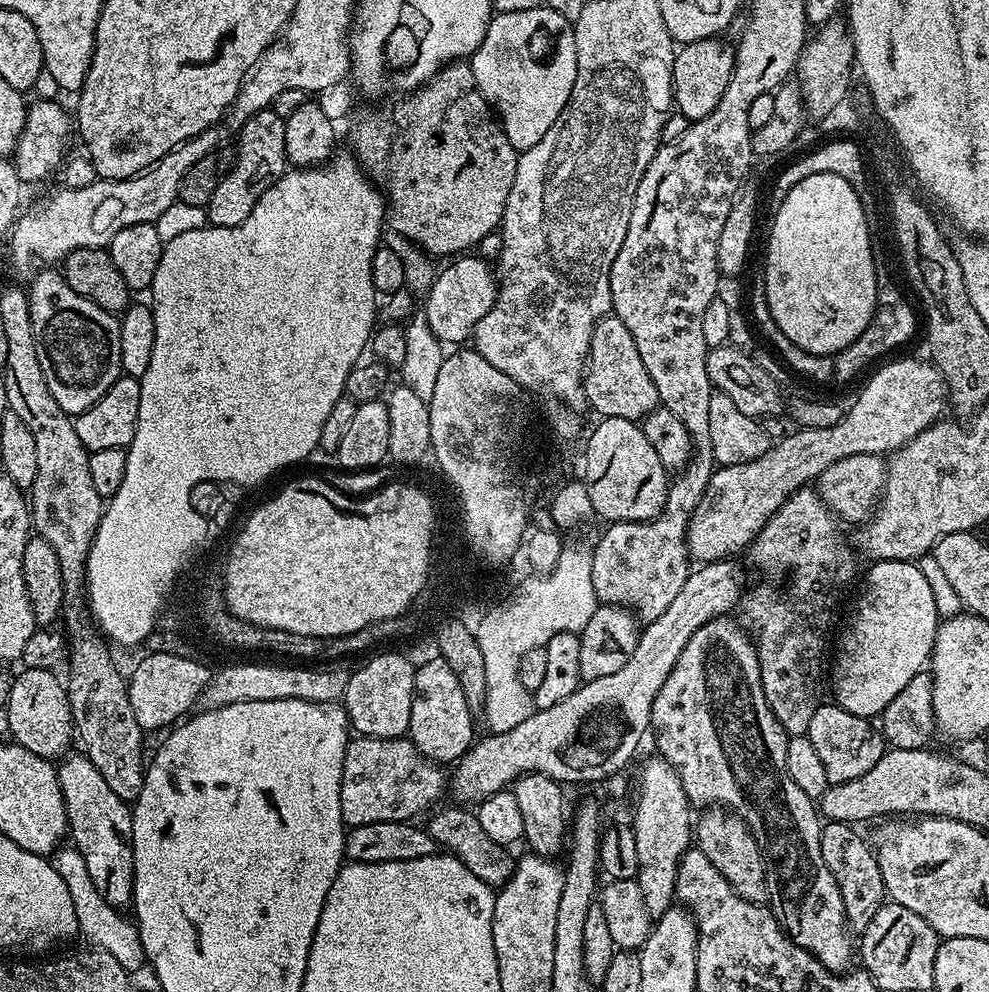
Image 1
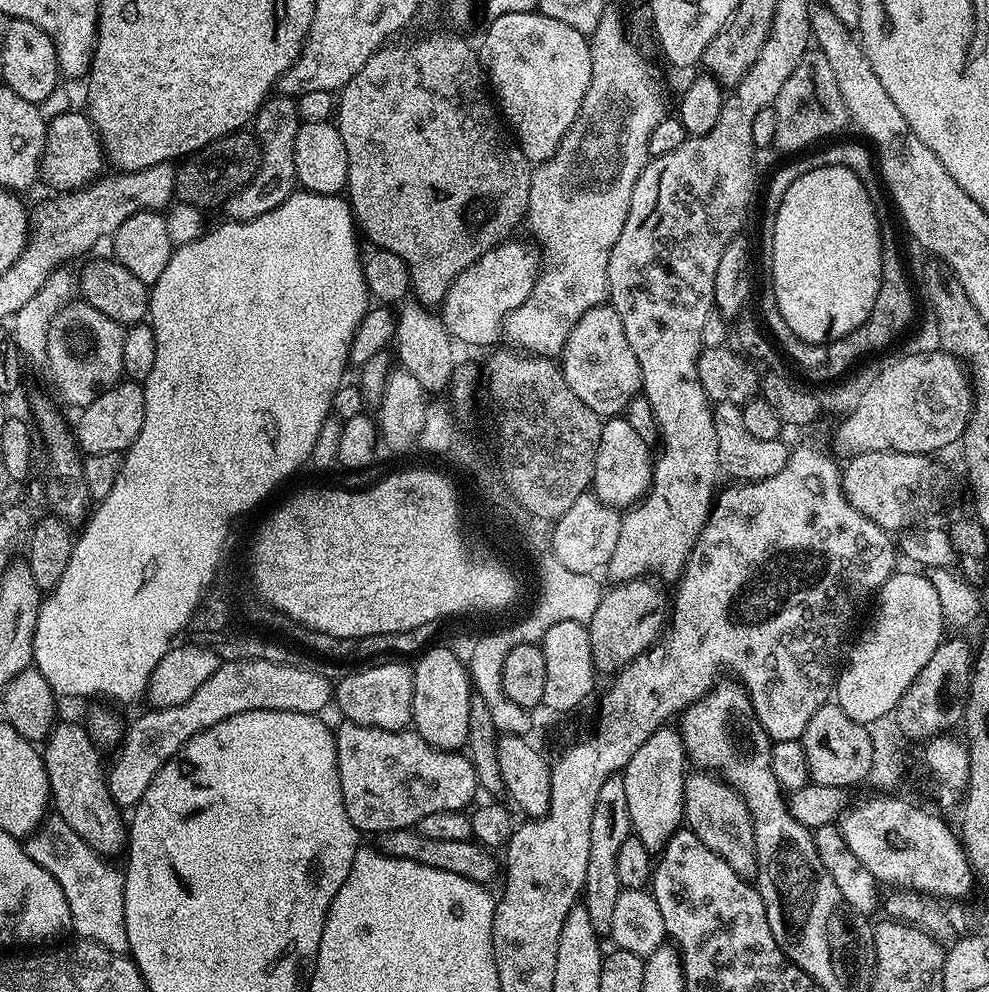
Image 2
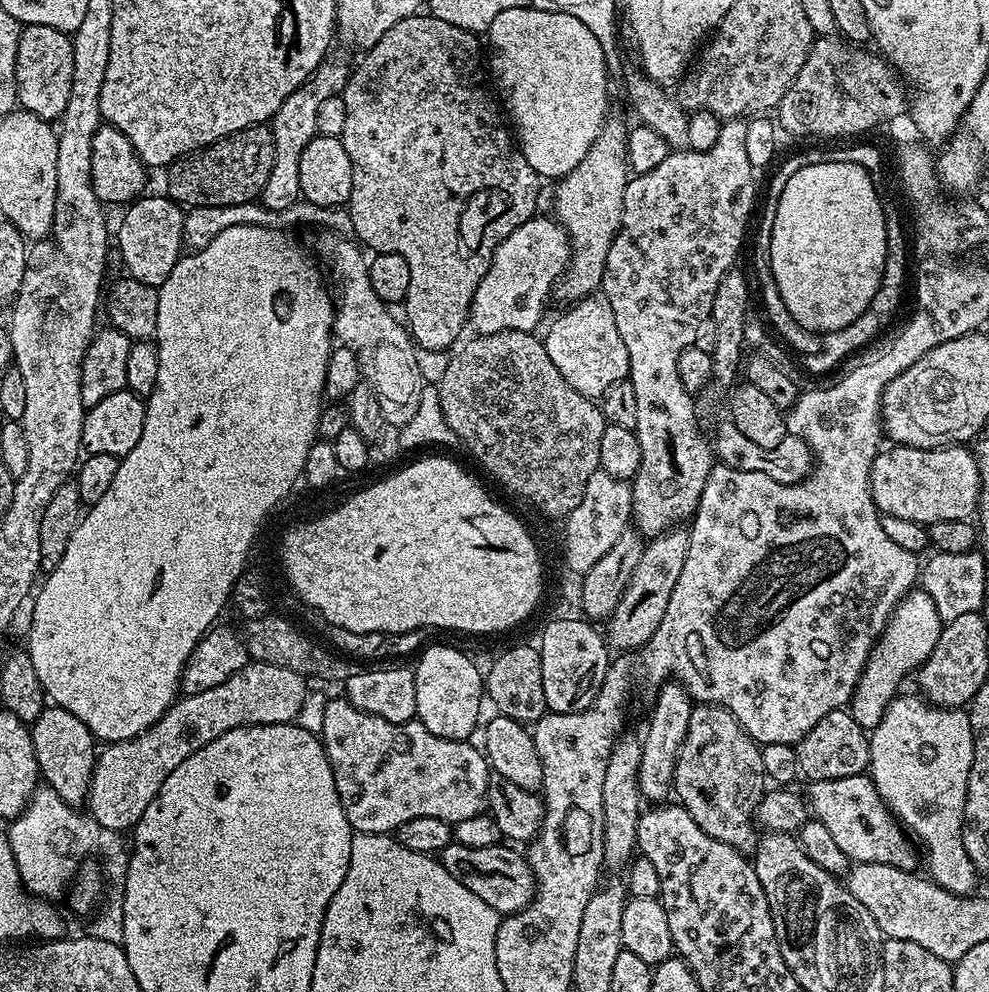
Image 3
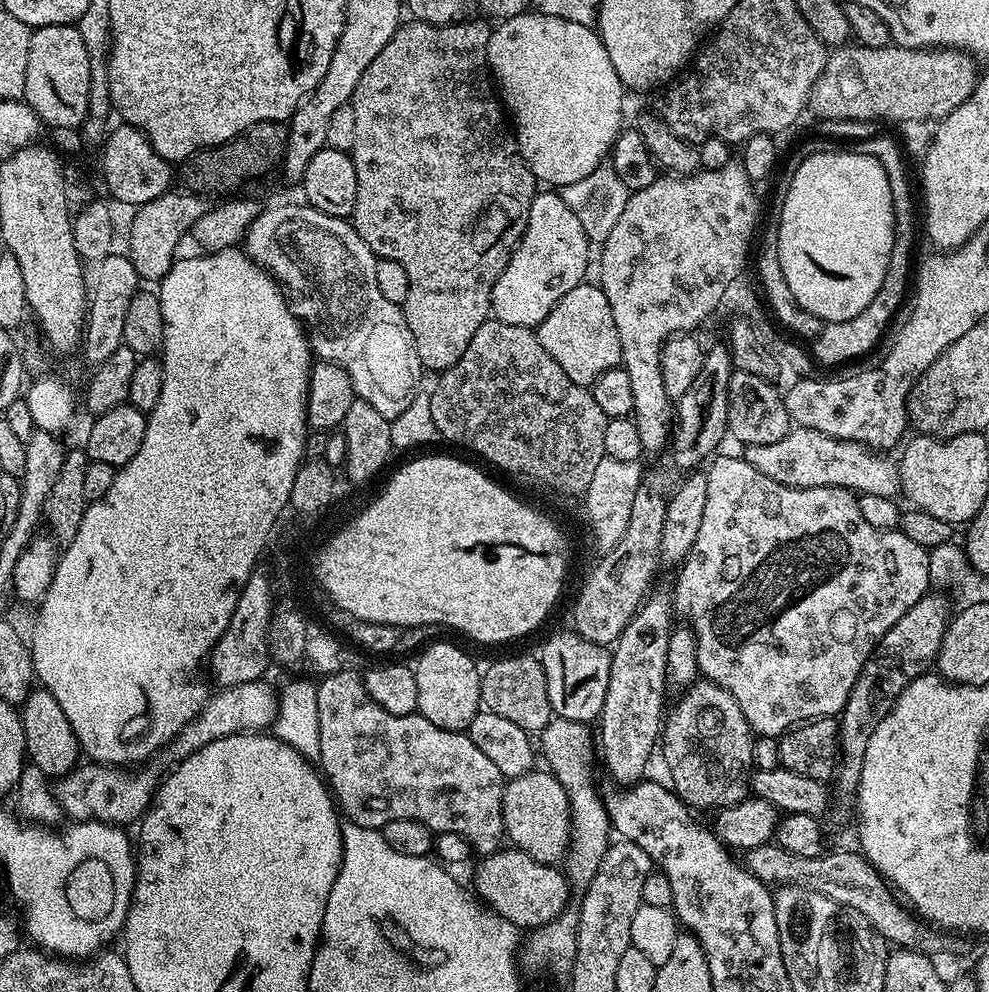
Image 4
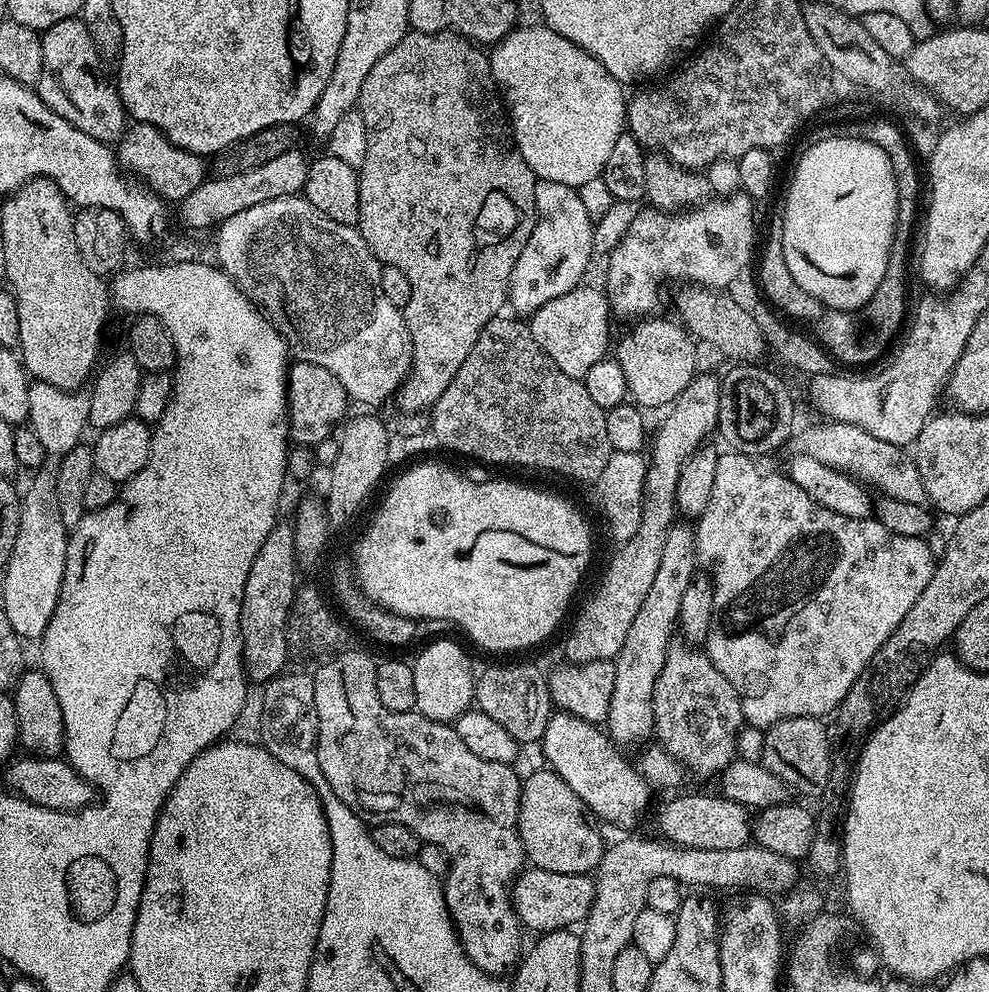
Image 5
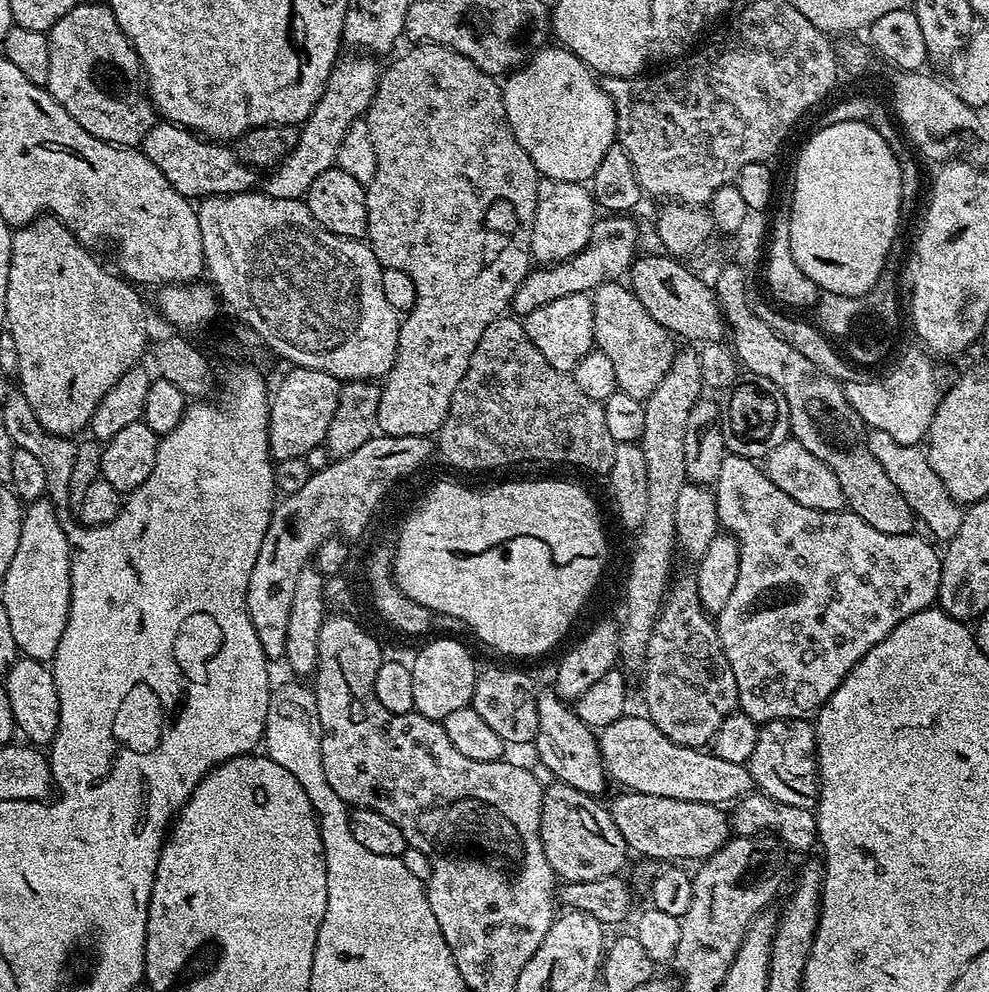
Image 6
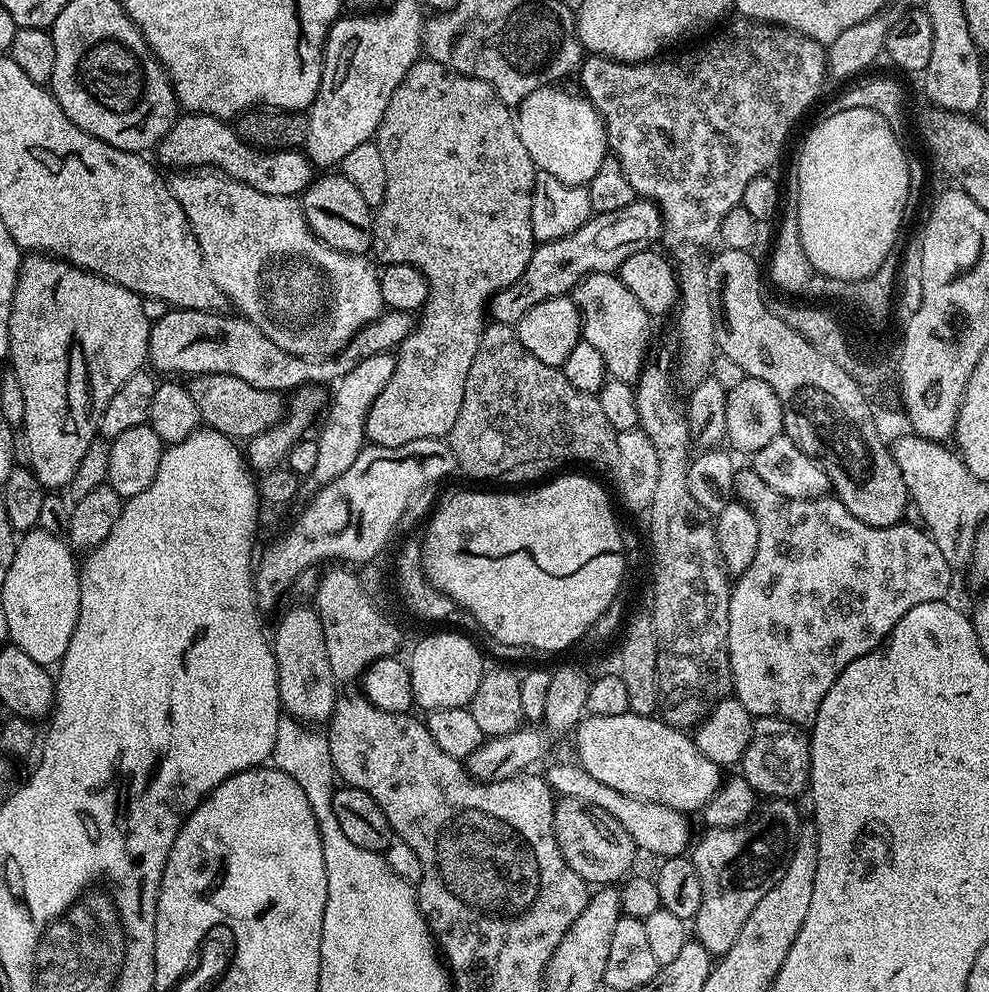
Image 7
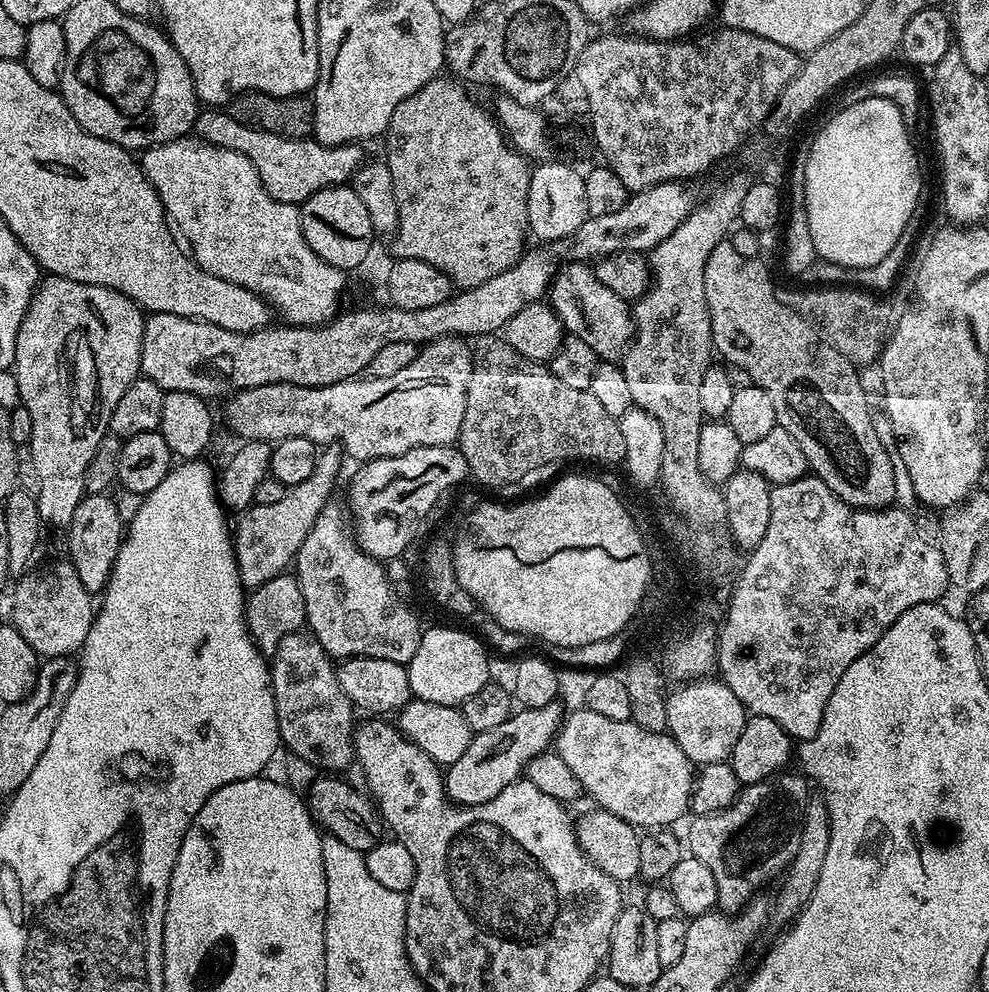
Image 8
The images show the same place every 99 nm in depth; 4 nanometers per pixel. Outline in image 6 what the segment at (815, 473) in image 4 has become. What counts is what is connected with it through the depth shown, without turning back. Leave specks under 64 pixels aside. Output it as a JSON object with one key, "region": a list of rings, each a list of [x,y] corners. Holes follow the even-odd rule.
{"region":[[[875,430],[869,431],[866,439],[868,449],[872,451],[874,458],[878,458],[878,462],[882,462],[882,470],[886,470],[890,482],[894,482],[898,490],[902,490],[913,512],[927,521],[937,535],[938,541],[952,540],[958,534],[958,528],[962,526],[965,509],[946,490],[946,486],[942,486],[942,478],[934,474],[925,449],[915,444],[903,444],[890,438],[890,434]]]}

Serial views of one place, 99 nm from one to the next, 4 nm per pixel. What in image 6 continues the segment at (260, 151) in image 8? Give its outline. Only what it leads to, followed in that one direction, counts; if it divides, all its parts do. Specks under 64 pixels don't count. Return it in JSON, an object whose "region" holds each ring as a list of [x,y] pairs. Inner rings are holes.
{"region":[[[155,124],[146,134],[142,151],[150,162],[154,162],[154,166],[158,166],[158,170],[162,170],[162,174],[166,174],[166,182],[170,182],[178,194],[189,198],[233,196],[253,191],[258,184],[257,169],[242,163],[227,143],[201,138],[176,124]]]}

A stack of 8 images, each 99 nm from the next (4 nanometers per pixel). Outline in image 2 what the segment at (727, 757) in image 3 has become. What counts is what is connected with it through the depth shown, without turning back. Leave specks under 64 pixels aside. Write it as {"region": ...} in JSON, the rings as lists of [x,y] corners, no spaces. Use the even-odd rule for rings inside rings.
{"region":[[[696,770],[684,778],[684,819],[687,831],[698,834],[714,854],[725,859],[734,874],[745,878],[758,872],[758,854],[754,842],[754,822],[744,797],[735,792],[719,775]]]}

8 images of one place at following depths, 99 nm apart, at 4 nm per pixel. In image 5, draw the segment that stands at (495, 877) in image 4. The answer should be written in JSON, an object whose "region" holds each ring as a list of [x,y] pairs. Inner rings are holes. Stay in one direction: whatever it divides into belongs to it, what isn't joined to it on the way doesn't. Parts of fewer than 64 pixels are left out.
{"region":[[[525,867],[512,886],[512,906],[529,933],[543,934],[583,925],[595,900],[596,881],[591,875],[554,874],[550,870]]]}

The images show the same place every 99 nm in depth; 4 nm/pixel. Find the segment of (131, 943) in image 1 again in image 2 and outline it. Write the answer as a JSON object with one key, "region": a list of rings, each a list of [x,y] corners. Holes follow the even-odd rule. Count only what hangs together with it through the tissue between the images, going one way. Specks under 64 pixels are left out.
{"region":[[[55,814],[49,815],[43,824],[29,836],[24,845],[31,860],[36,865],[42,866],[62,887],[67,905],[70,906],[71,929],[77,932],[77,937],[92,940],[96,944],[106,946],[112,952],[127,953],[129,939],[126,938],[123,871],[119,867],[116,869],[108,864],[101,853],[93,850],[72,827],[66,825],[64,819]]]}

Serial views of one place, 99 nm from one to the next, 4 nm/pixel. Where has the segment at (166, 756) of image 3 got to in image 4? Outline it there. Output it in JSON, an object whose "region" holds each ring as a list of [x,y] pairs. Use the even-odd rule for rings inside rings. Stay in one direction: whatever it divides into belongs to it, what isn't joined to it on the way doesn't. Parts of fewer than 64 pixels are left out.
{"region":[[[255,680],[238,686],[220,688],[217,693],[217,696],[216,693],[209,695],[202,711],[168,745],[166,752],[167,755],[173,756],[173,761],[184,760],[218,738],[238,736],[245,732],[260,732],[275,725],[278,692],[275,687],[272,689],[268,682]],[[84,762],[63,778],[57,779],[54,791],[56,800],[63,809],[63,815],[73,821],[100,820],[104,824],[128,826],[131,820],[139,821],[148,811],[157,787],[157,781],[152,781],[152,772],[148,766],[133,770],[128,766]]]}

